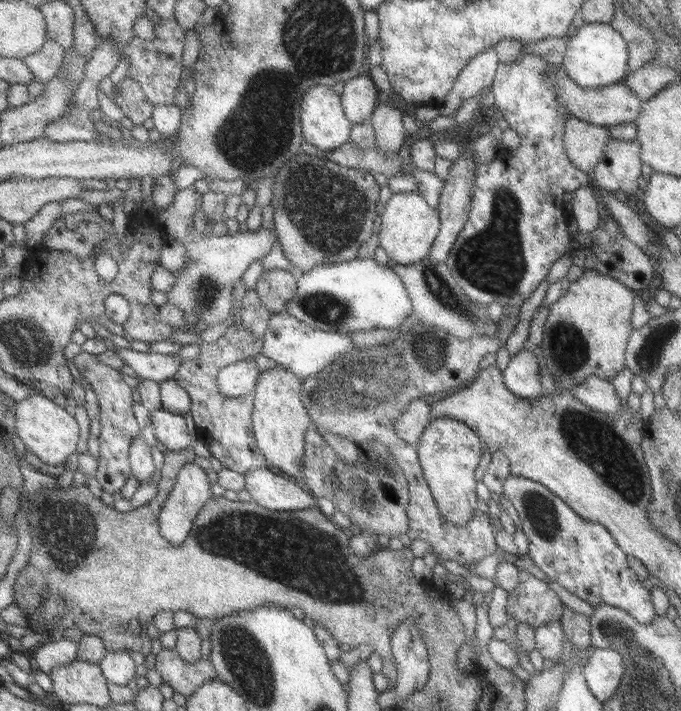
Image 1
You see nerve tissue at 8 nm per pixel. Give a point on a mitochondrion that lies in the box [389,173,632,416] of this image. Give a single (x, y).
(492, 259)

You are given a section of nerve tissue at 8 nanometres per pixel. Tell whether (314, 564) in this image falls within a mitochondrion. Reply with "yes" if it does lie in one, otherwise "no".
yes

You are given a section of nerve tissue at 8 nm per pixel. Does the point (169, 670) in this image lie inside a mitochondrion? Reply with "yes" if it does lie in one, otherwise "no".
no

